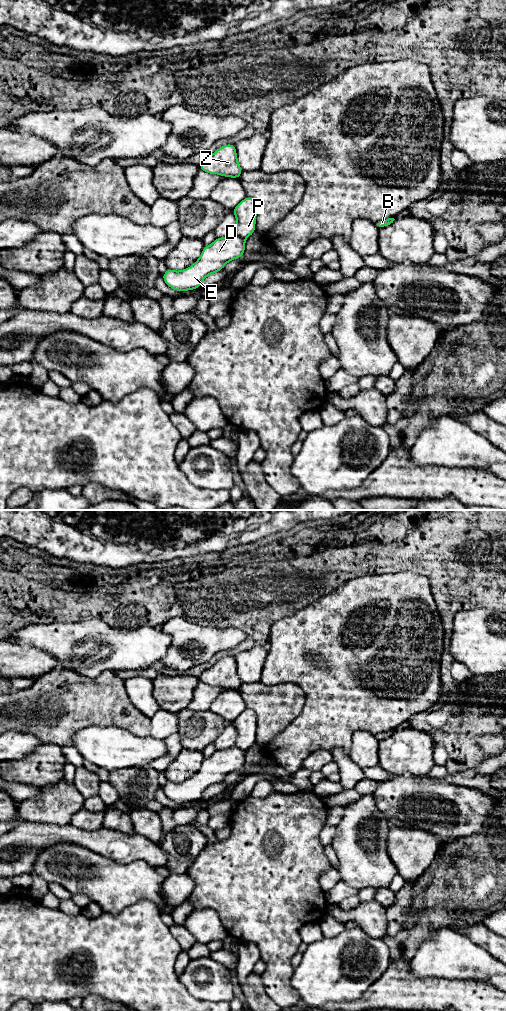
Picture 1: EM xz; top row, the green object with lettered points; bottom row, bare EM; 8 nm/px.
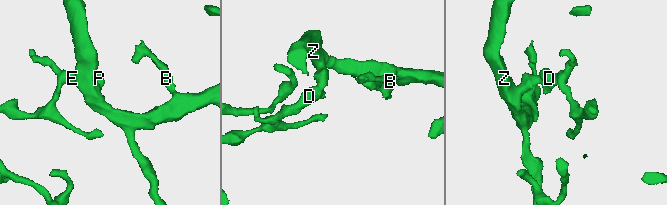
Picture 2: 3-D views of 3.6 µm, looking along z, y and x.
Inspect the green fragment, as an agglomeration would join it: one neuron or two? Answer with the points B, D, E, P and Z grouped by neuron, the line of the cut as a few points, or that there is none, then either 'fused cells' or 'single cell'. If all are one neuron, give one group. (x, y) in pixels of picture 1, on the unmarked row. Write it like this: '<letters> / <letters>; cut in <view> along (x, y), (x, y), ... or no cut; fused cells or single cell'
B P Z / D E; cut in xz along (236, 745), (244, 751); fused cells

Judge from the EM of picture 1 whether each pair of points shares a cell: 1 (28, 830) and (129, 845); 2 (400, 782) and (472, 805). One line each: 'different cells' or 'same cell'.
1: same cell
2: same cell

